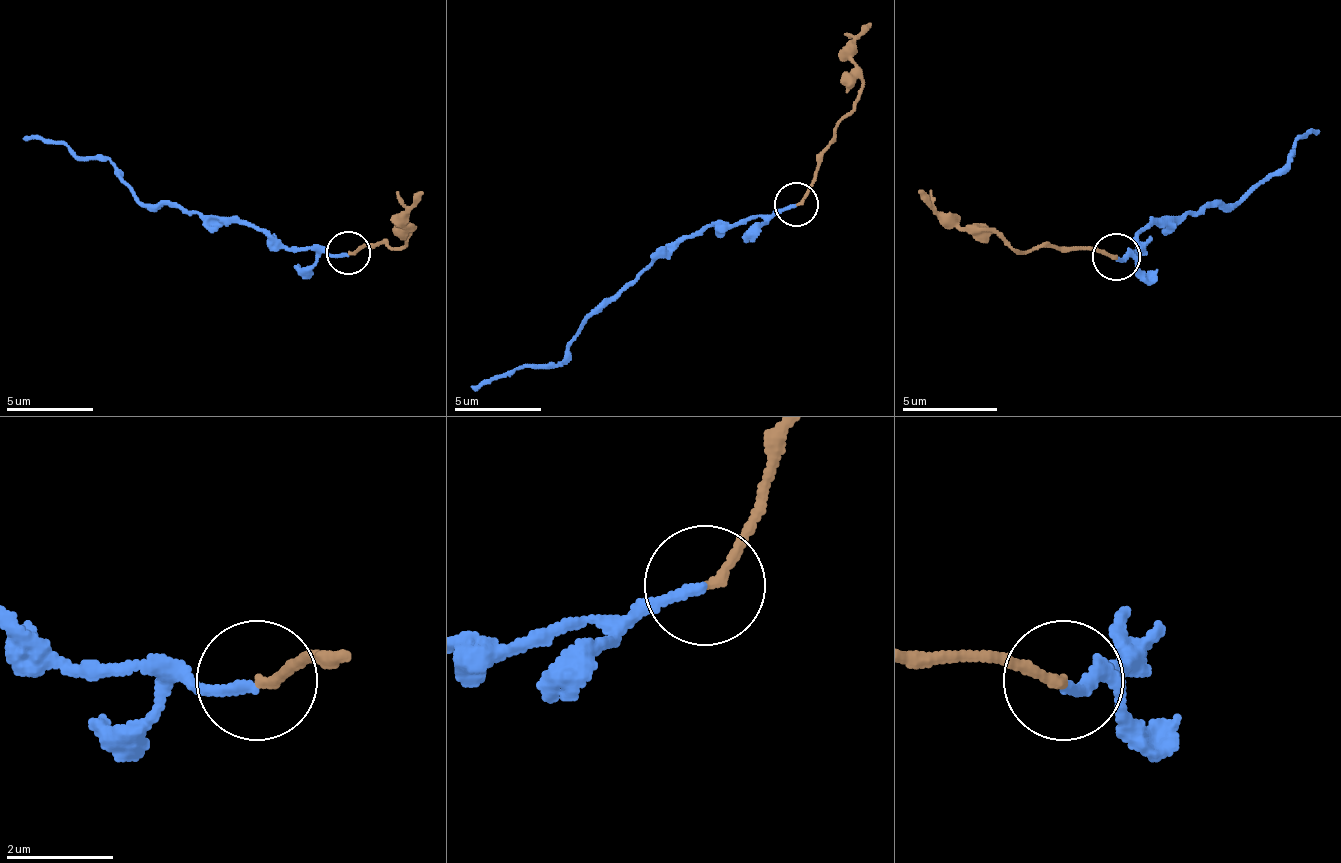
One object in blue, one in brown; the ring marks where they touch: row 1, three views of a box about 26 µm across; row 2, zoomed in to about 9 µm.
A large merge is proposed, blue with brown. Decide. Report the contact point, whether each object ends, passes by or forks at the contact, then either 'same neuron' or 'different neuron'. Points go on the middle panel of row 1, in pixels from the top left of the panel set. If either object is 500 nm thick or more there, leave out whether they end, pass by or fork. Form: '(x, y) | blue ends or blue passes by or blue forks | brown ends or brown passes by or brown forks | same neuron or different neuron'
(796, 204) | blue ends | brown ends | different neuron

